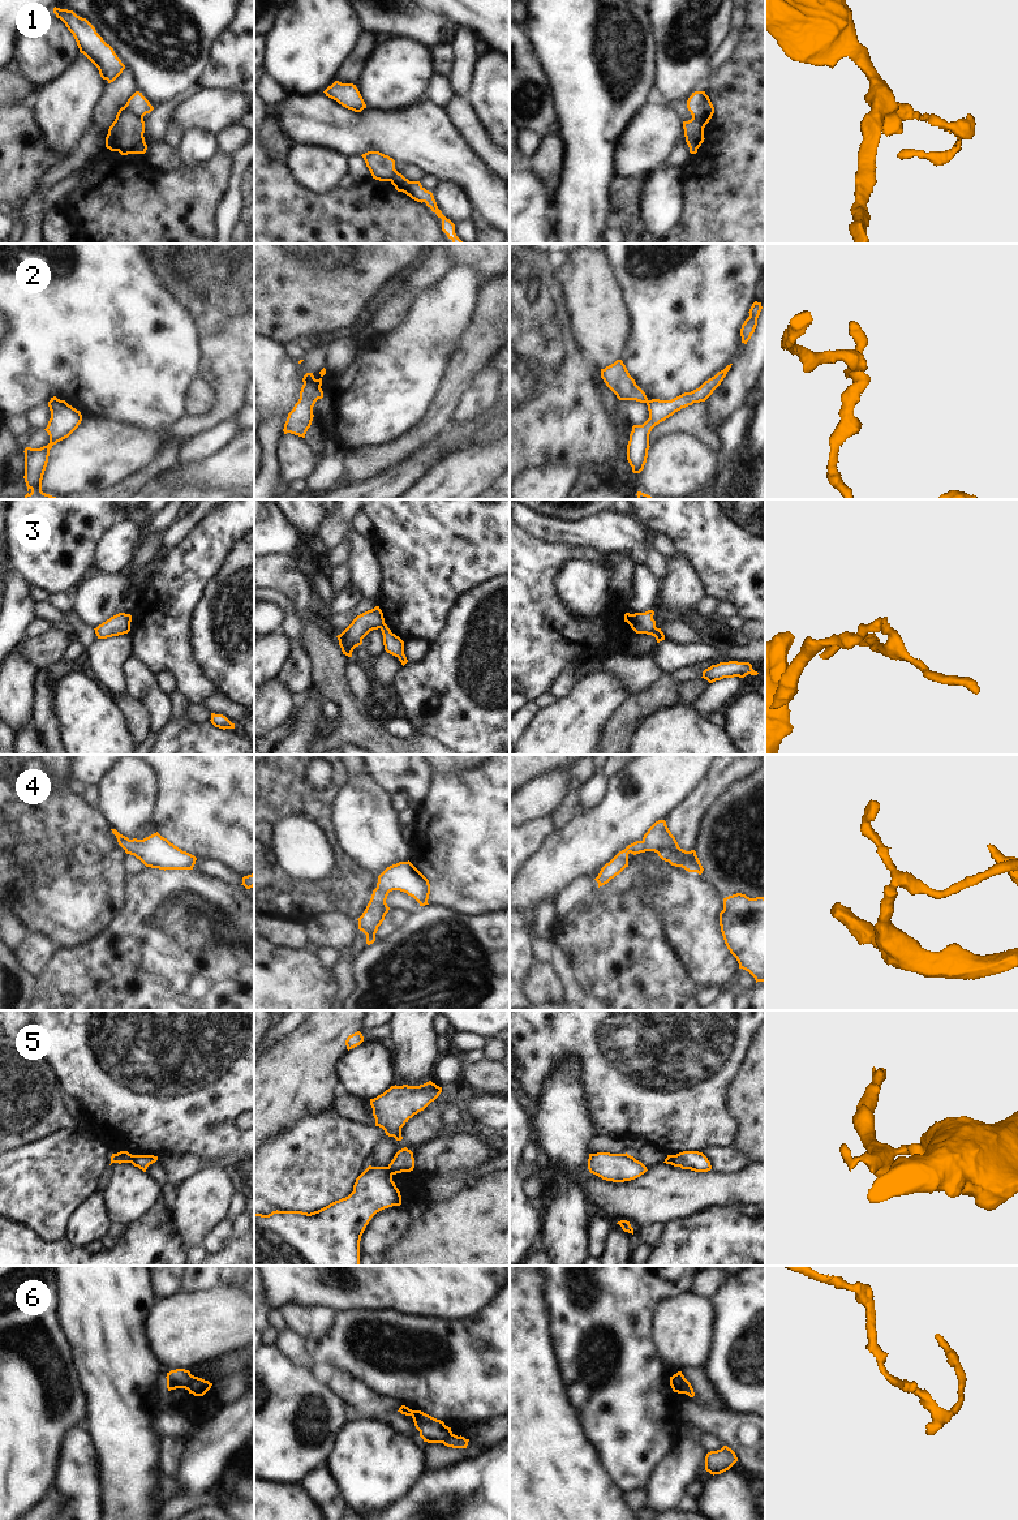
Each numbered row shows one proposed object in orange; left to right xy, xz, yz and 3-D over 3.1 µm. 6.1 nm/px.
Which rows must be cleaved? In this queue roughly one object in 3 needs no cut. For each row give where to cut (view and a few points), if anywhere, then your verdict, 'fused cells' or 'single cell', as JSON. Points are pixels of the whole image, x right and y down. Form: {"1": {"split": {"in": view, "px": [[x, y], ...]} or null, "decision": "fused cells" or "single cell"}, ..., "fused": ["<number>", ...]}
{"1": {"split": {"in": "xy", "px": [[123, 107], [142, 120]]}, "decision": "fused cells"}, "2": {"split": {"in": "yz", "px": [[648, 400], [647, 403]]}, "decision": "fused cells"}, "3": {"split": {"in": "yz", "px": [[632, 614], [634, 630]]}, "decision": "fused cells"}, "4": {"split": null, "decision": "single cell"}, "5": {"split": {"in": "xy", "px": [[133, 1155], [130, 1162]]}, "decision": "fused cells"}, "6": {"split": {"in": "yz", "px": [[684, 1378], [677, 1391]]}, "decision": "fused cells"}, "fused": ["1", "2", "3", "5", "6"]}

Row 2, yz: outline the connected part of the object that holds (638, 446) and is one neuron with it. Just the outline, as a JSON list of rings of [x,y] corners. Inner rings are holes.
[[[733,364],[718,372],[714,377],[705,381],[699,388],[684,392],[671,400],[652,399],[648,400],[649,418],[643,425],[633,425],[627,445],[627,460],[633,473],[644,469],[649,450],[649,434],[660,422],[665,421],[675,412],[692,405],[693,403],[705,402],[713,391],[721,385]]]

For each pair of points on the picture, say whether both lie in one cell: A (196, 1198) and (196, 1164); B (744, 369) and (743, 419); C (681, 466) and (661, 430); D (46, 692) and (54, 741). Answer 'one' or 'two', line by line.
A: two
B: two
C: two
D: one

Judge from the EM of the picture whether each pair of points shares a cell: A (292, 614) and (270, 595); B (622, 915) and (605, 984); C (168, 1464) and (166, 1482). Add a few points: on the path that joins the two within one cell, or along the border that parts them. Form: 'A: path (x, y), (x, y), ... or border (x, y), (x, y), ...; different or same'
A: path (288, 609), (275, 597); same
B: path (622, 932), (617, 957), (609, 967); same
C: border (162, 1473), (171, 1478); different

